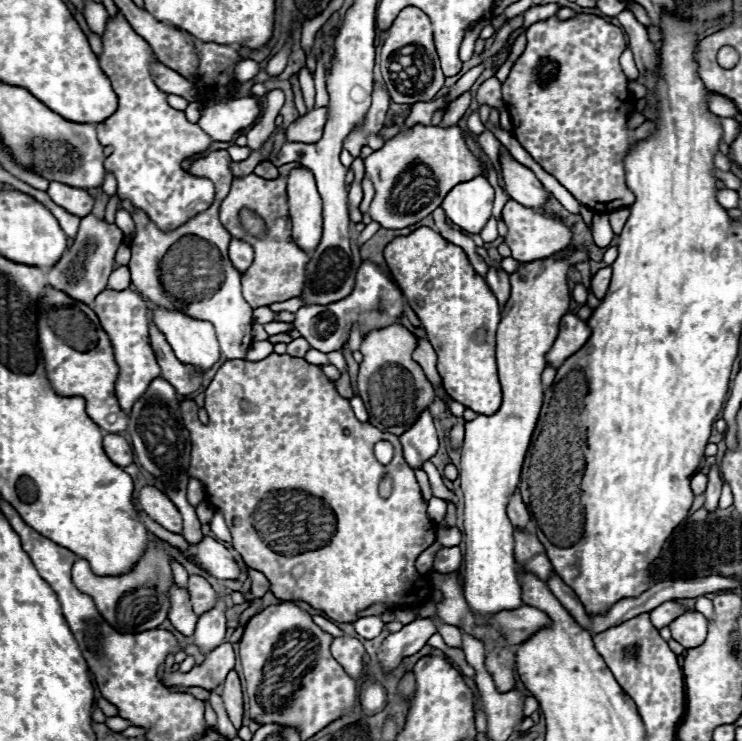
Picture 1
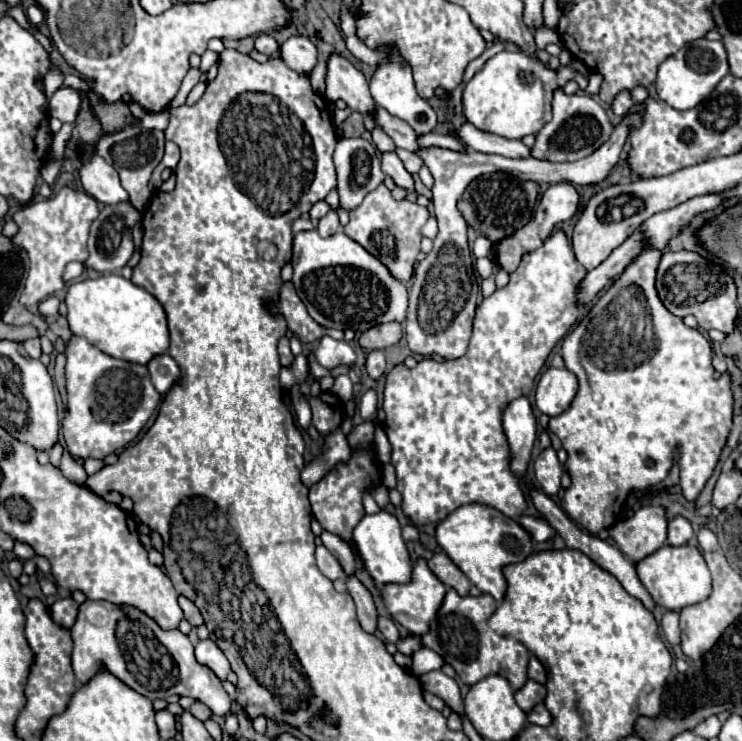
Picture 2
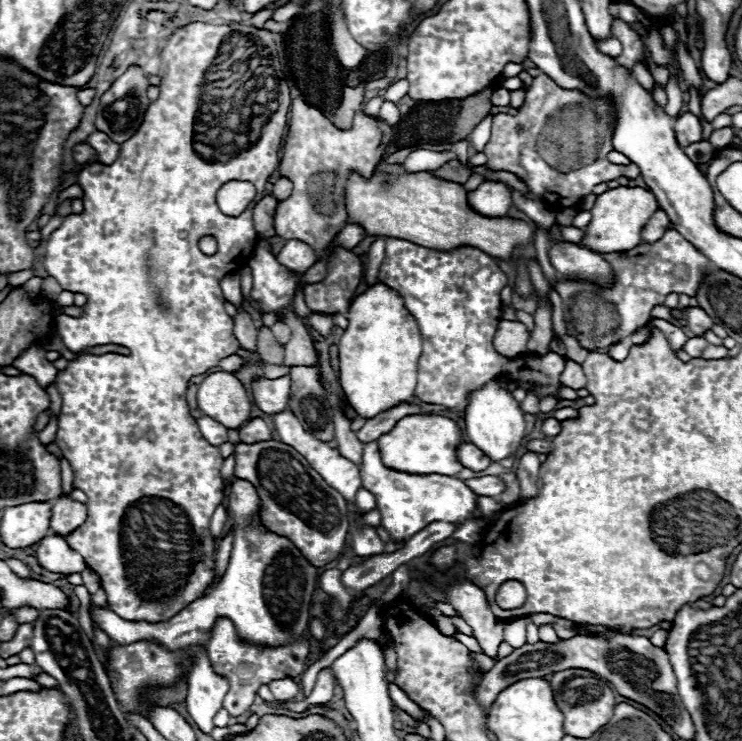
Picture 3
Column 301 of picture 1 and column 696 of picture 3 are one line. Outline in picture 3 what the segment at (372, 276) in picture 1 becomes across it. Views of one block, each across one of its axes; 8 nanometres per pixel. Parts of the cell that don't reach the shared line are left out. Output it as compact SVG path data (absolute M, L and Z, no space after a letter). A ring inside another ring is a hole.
M692 308L688 314L684 314L684 320L686 320L686 328L692 330L696 336L702 336L704 330L712 328L712 320L702 308Z

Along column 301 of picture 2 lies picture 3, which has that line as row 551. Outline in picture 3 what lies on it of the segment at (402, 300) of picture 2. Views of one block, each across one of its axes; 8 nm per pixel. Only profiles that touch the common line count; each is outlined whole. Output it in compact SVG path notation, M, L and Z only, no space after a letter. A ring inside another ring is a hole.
M232 476L228 484L228 510L234 522L238 522L238 530L226 574L210 594L194 600L170 622L126 622L104 608L98 608L92 618L96 618L100 628L120 644L130 644L140 638L154 638L168 650L178 650L194 644L204 646L210 640L218 618L228 618L234 624L238 638L252 646L278 648L300 638L308 628L310 598L318 580L318 570L300 556L290 540L284 540L282 536L276 536L258 524L258 504L260 500L256 488L246 480Z

